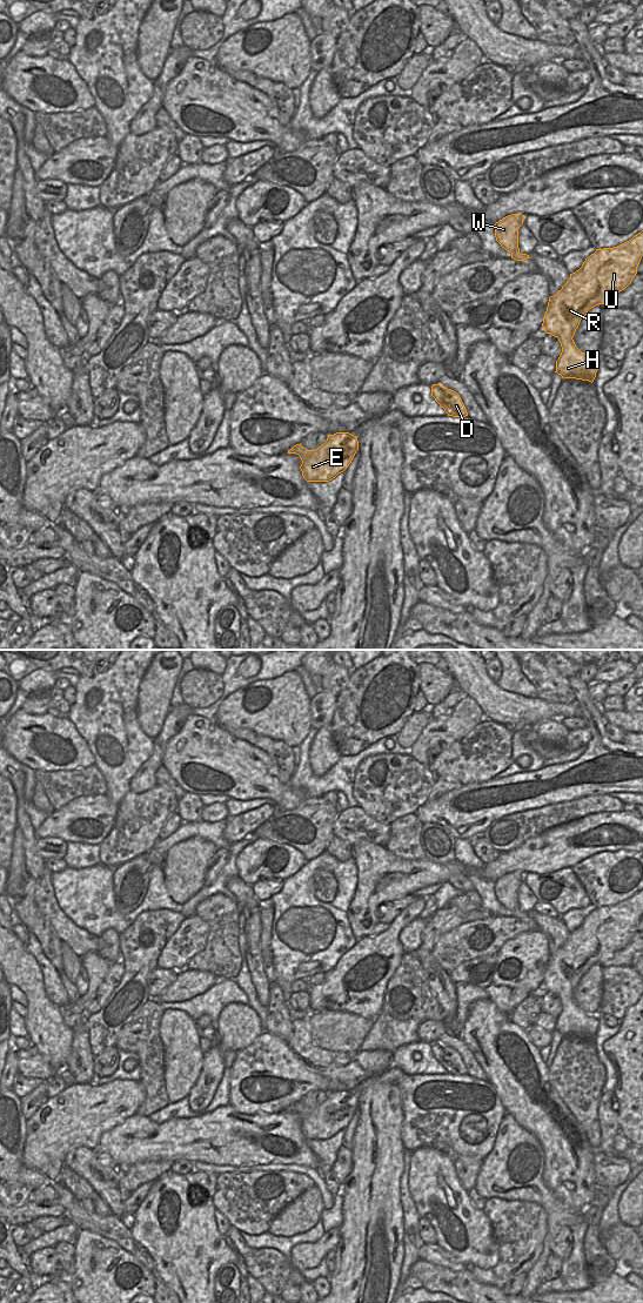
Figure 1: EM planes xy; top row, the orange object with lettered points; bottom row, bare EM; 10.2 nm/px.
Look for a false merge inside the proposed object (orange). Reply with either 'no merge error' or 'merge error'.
no merge error

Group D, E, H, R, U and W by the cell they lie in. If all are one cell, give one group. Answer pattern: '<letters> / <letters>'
D E H R U W

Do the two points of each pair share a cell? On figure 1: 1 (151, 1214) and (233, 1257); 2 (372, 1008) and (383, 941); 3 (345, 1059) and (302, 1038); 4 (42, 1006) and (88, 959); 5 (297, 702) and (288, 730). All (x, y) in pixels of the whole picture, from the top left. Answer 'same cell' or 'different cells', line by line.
1: same cell
2: same cell
3: same cell
4: different cells
5: same cell

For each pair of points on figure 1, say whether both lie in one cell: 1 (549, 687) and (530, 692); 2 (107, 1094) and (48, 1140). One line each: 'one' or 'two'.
1: two
2: one

